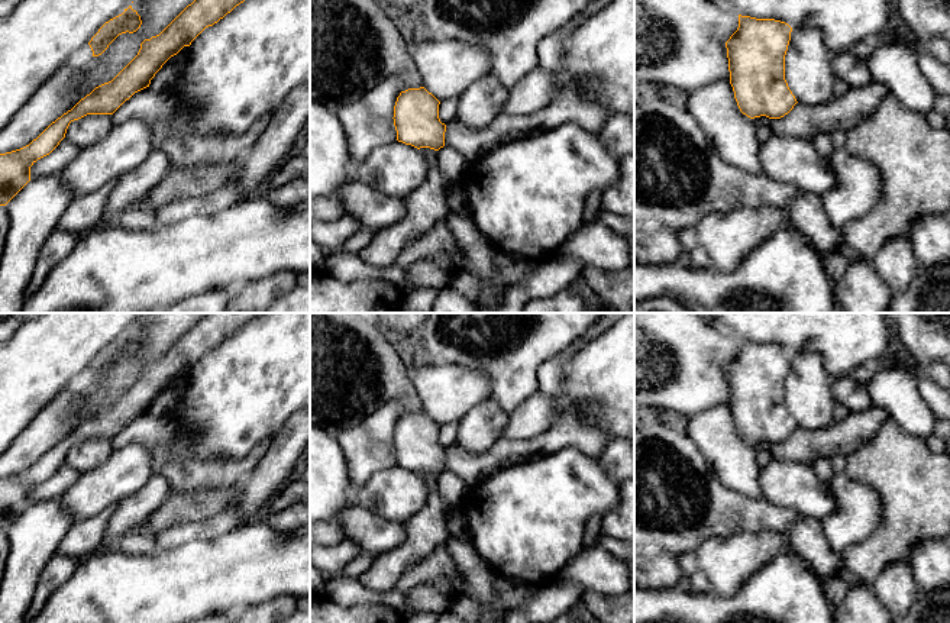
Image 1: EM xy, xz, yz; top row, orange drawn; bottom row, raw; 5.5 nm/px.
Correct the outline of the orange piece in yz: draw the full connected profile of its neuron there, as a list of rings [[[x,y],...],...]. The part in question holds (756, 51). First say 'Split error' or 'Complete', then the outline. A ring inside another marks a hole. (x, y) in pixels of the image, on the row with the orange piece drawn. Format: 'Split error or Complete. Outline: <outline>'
Complete. Outline: [[[739,14],[739,28],[726,42],[734,99],[750,119],[781,119],[798,103],[785,80],[791,32],[785,22]]]

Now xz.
Complete. Outline: [[[424,87],[401,91],[394,106],[397,141],[417,149],[445,146],[446,125],[439,119],[440,101]]]

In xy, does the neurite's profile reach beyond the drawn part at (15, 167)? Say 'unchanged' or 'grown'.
unchanged

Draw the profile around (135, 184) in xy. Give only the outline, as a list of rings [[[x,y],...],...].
[[[154,149],[139,167],[117,180],[107,198],[104,217],[120,216],[129,210],[133,203],[149,194],[171,170],[168,156]]]

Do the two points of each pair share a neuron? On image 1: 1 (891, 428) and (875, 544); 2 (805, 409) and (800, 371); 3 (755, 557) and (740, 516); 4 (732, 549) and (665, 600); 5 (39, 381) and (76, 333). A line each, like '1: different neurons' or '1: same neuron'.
1: same neuron
2: same neuron
3: different neurons
4: different neurons
5: same neuron

